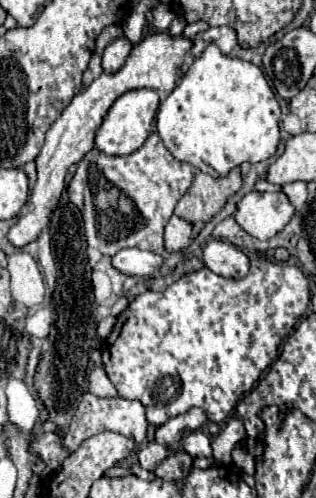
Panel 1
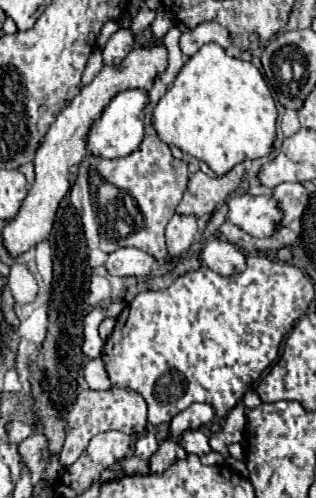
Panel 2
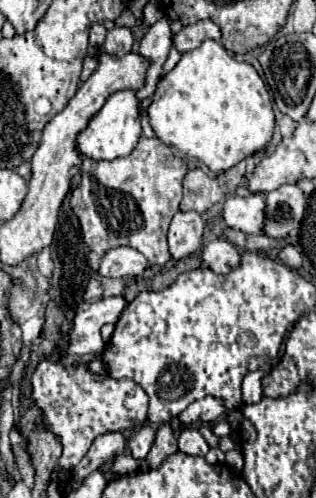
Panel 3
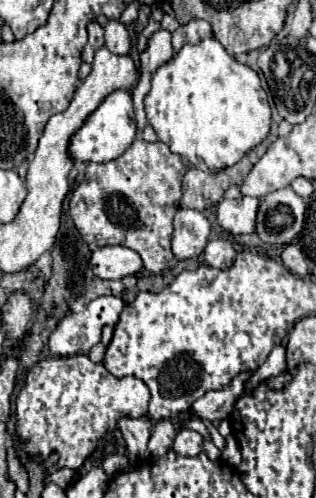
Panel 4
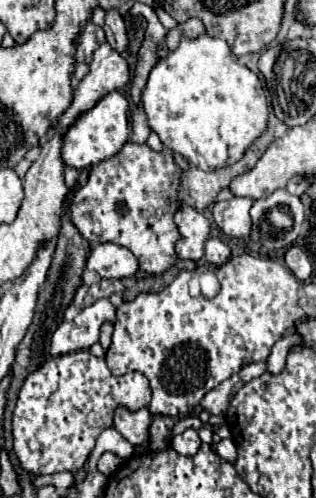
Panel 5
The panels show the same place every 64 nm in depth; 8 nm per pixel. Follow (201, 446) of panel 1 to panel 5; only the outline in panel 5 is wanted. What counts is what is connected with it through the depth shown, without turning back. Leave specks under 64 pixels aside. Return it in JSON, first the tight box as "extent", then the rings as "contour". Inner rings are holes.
{"extent":[170,428,202,456],"contour":[[[188,428],[188,430],[184,430],[182,434],[174,436],[174,440],[172,440],[170,446],[172,446],[178,454],[192,456],[192,454],[198,452],[200,444],[202,444],[202,442],[200,442],[200,438],[198,438],[198,432],[196,432],[194,428]]]}

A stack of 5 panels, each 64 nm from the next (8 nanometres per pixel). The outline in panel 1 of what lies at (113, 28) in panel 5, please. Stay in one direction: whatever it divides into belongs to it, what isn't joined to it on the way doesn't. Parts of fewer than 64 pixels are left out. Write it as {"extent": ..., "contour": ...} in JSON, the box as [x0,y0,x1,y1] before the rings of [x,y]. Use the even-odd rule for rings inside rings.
{"extent":[102,34,132,72],"contour":[[[124,34],[118,36],[114,42],[110,42],[102,54],[104,72],[116,72],[124,64],[130,50],[132,50],[132,42]]]}

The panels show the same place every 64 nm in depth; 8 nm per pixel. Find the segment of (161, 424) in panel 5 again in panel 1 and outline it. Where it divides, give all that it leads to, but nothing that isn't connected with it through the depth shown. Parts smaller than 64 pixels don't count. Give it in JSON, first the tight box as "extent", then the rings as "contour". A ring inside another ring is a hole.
{"extent":[154,450,192,480],"contour":[[[174,450],[174,454],[166,456],[154,470],[156,476],[164,480],[178,480],[186,476],[186,468],[192,464],[192,458],[184,450]]]}

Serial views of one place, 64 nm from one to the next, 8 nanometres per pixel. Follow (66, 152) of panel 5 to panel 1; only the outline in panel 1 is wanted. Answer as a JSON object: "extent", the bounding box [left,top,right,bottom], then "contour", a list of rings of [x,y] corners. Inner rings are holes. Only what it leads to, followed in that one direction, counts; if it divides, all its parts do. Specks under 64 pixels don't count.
{"extent":[94,88,160,156],"contour":[[[142,88],[142,90],[124,92],[122,96],[116,98],[116,102],[110,106],[108,114],[104,116],[104,120],[96,132],[96,138],[94,138],[94,146],[108,156],[128,156],[128,154],[136,152],[150,134],[150,122],[152,122],[152,116],[154,116],[158,104],[160,104],[160,96],[154,90]]]}

